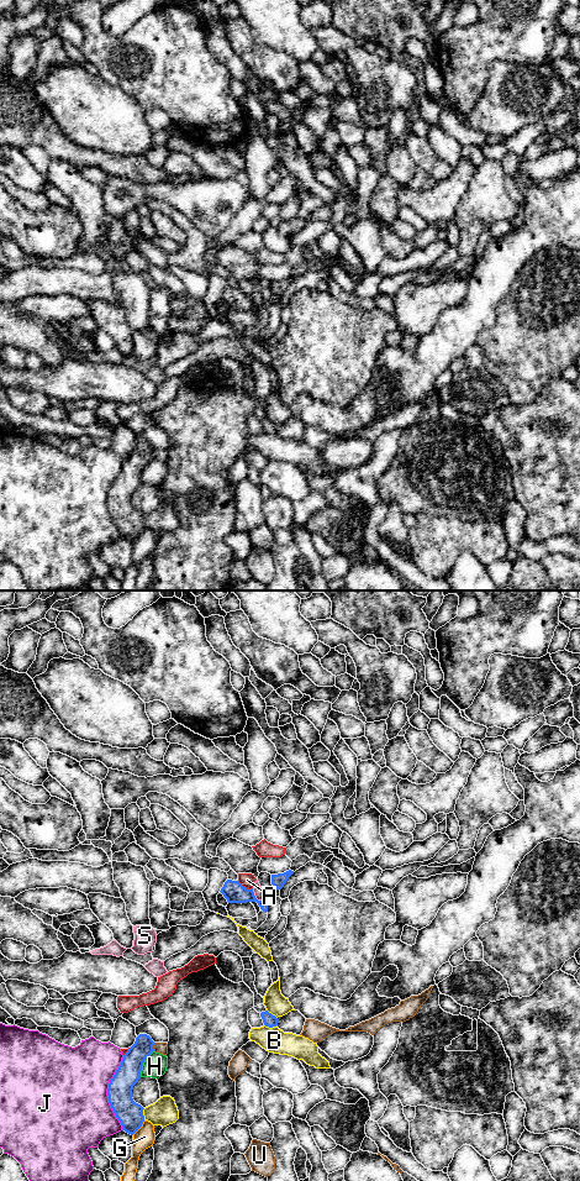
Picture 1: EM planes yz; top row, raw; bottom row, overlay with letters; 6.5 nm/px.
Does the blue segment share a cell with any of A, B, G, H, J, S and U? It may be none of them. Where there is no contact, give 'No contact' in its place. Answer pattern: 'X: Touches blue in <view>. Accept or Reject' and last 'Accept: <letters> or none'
A: Touches blue in yz. Reject
B: Touches blue in yz. Reject
G: Touches blue in yz. Reject
H: Touches blue in yz. Reject
J: Touches blue in yz. Reject
S: Touches blue in yz. Reject
U: Touches blue in yz. Reject
Accept: none

